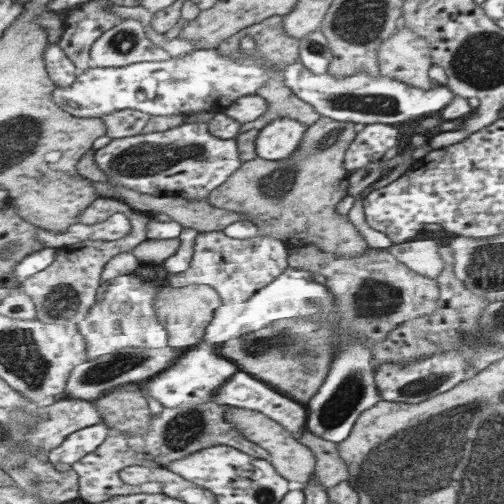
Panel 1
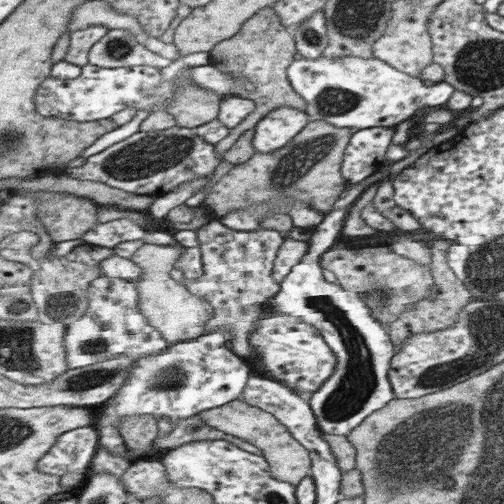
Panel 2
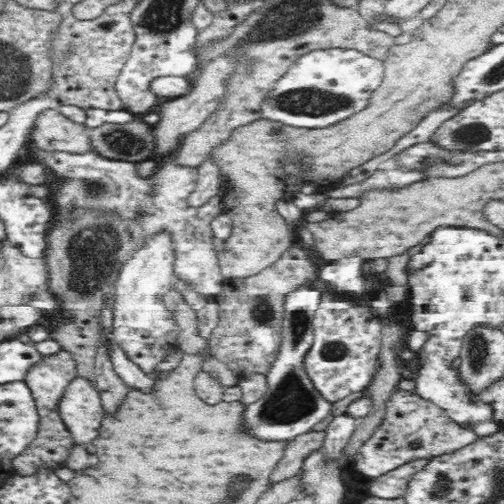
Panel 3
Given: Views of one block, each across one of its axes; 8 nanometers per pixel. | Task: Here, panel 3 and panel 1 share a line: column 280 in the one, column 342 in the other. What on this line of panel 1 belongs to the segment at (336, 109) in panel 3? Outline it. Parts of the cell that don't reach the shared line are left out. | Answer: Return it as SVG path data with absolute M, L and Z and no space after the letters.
M299 62L287 66L283 70L283 76L285 76L287 88L291 88L295 96L311 104L311 108L315 108L315 112L319 112L321 118L329 118L335 122L349 122L357 126L365 126L365 124L393 126L415 116L425 116L425 114L431 116L431 112L439 112L441 108L445 110L445 106L453 102L453 96L455 96L447 86L423 90L423 88L415 88L405 82L387 78L383 74L369 76L367 72L355 72L353 76L335 78L327 72L325 76L319 76L319 74L311 74L309 68Z

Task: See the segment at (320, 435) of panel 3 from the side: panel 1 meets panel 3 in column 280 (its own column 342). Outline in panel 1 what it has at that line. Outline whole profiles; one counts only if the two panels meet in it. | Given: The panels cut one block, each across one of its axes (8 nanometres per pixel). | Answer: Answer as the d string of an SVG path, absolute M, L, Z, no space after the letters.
M303 432L301 440L297 440L297 446L299 448L303 448L303 446L309 448L315 456L315 472L313 472L311 480L307 482L307 486L317 482L317 484L325 486L325 490L329 490L339 482L351 480L349 466L339 456L339 450L337 450L339 444L333 444L333 442L327 442L323 438L317 438L315 434Z

